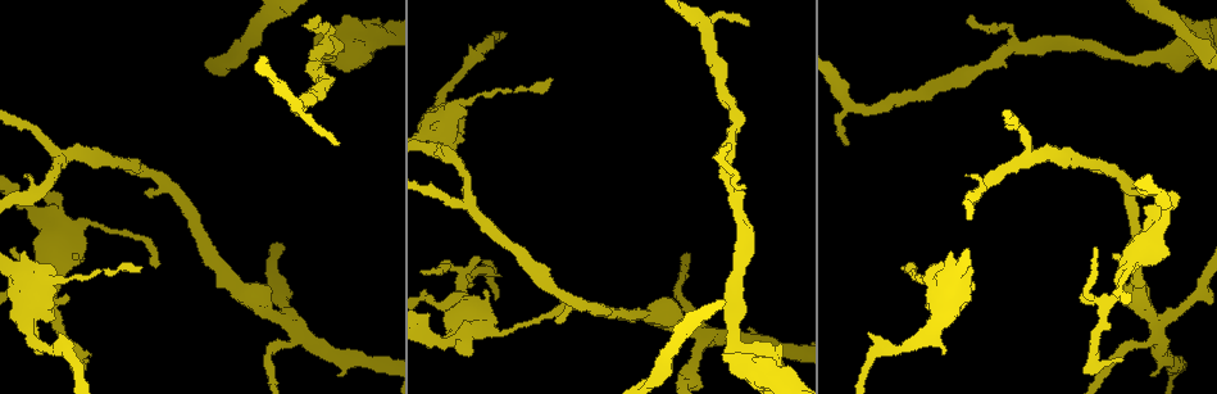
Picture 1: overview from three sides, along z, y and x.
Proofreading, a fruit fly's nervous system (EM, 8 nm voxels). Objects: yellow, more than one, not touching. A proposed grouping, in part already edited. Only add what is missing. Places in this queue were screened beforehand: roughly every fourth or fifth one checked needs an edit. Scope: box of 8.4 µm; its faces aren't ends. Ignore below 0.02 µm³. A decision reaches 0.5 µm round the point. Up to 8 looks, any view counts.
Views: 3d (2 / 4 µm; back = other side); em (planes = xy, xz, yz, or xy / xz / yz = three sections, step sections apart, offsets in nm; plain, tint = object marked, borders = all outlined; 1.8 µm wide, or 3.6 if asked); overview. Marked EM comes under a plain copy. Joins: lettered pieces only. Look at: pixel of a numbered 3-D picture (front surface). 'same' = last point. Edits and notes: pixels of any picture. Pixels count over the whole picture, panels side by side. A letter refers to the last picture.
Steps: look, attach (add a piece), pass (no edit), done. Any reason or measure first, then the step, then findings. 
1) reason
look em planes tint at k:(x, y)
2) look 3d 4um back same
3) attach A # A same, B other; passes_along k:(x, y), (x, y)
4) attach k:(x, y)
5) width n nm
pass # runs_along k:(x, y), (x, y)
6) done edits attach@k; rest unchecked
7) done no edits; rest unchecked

free end
look em xy step 16 borders at 1:(971, 14)

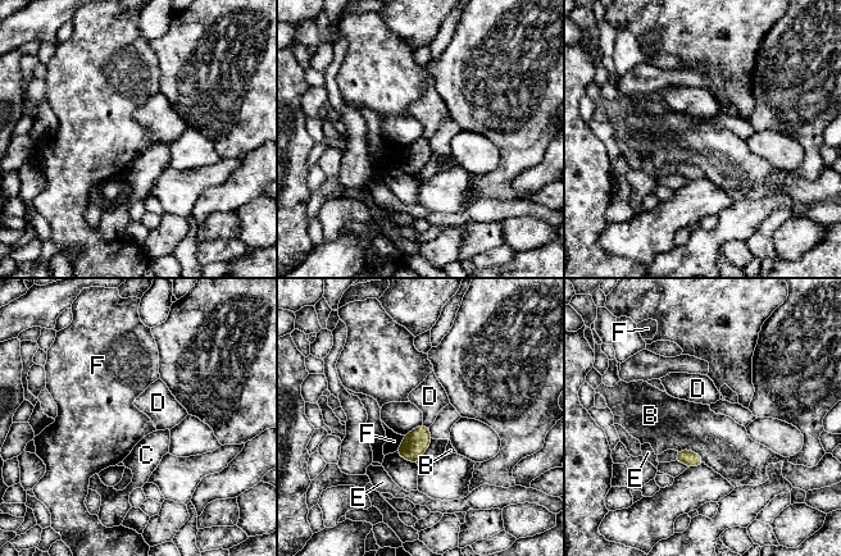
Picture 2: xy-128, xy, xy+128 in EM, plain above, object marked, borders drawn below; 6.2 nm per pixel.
another direction
look em planes borders same

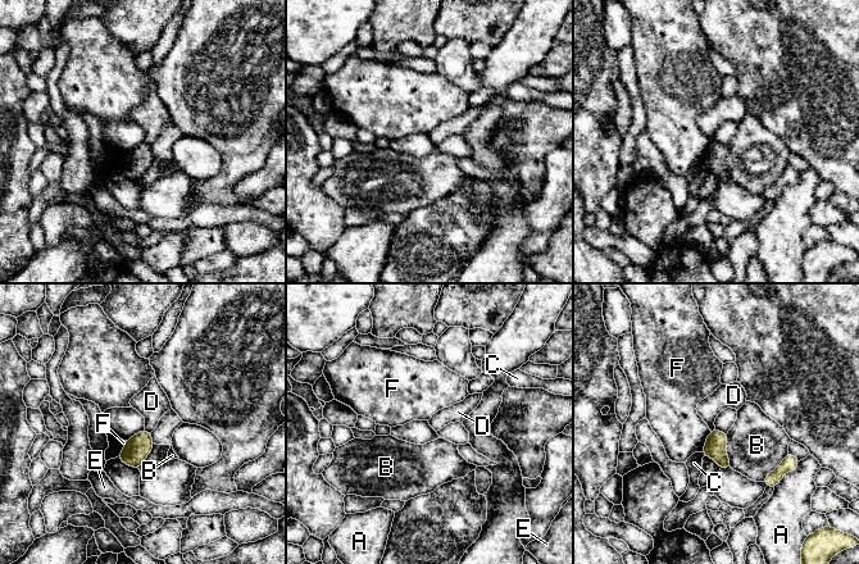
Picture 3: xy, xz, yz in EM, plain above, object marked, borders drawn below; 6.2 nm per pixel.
width 130 nm
pass # A other, B other, C other, D other, E other, F other; border 3:(145, 428), (150, 433); no lettered piece goes on from it

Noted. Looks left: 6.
an open end
look 3d 2um at 1:(846, 144)

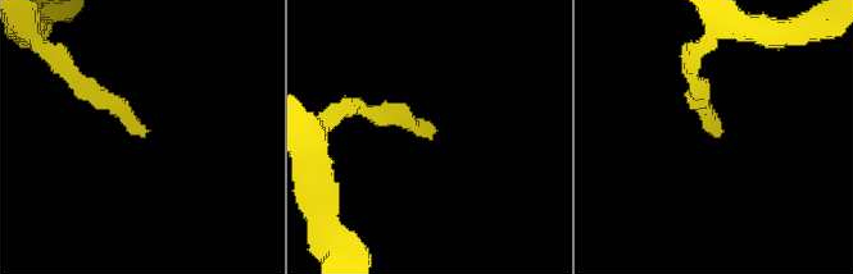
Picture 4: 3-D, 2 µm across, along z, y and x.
need the tissue
look em xz step 4 tint at 4:(717, 126)

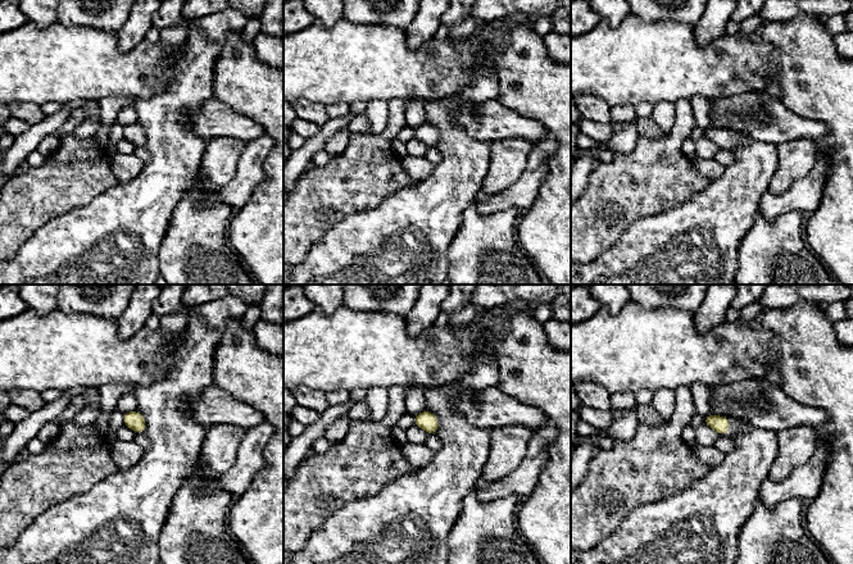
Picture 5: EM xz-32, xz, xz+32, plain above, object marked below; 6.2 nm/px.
cut it another way
look em xy step 8 borders same

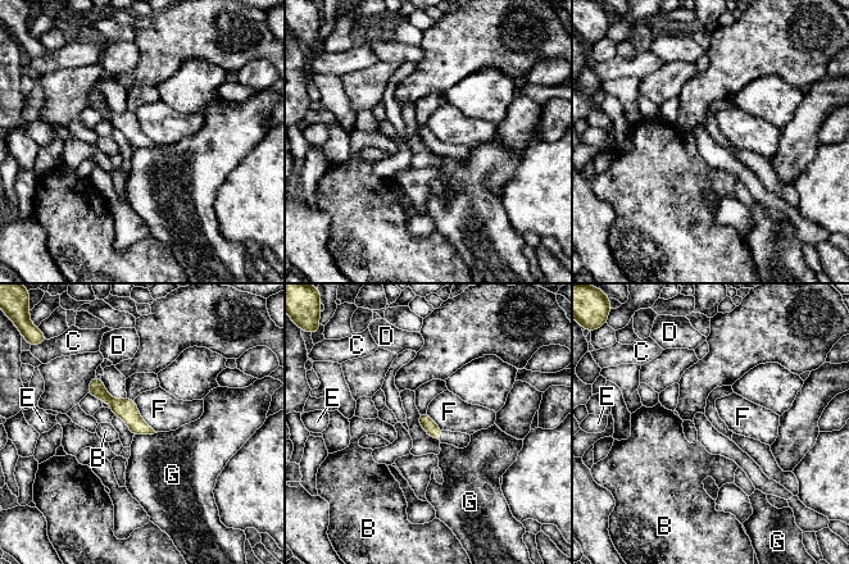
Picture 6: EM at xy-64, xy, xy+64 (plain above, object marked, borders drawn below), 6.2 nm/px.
width 90 nm
pass # B other, C other, D other, E other, F other, G other; border 6:(134, 400), (139, 414), (155, 431); none of them fits

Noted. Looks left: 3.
abrupt turn
look em planes borders at 1:(1094, 356)

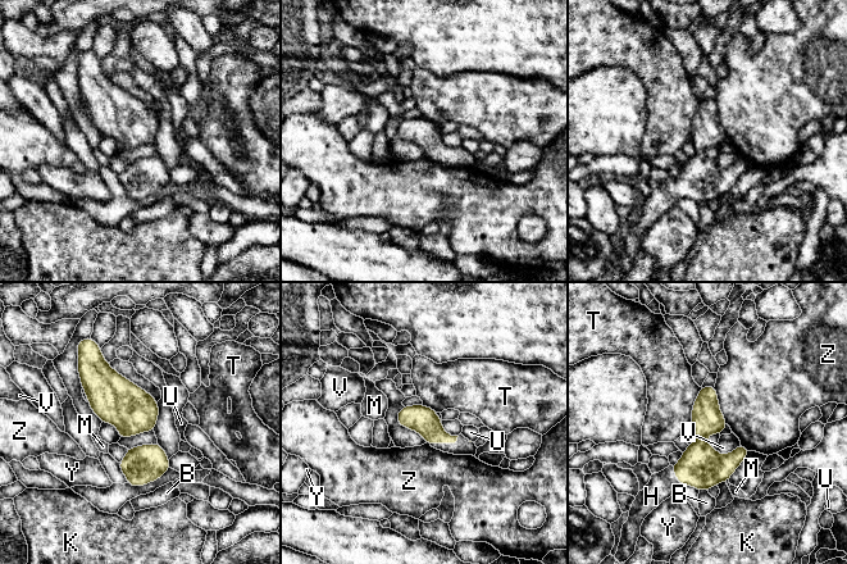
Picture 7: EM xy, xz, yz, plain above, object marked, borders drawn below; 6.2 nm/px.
attach H # B other, H same, K other, M other, T other, U other, V other, Y other, Z other; passes_along 7:(701, 467), (675, 474), (663, 485); it goes on there

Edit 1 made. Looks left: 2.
done edits attach@7; rest unchecked

